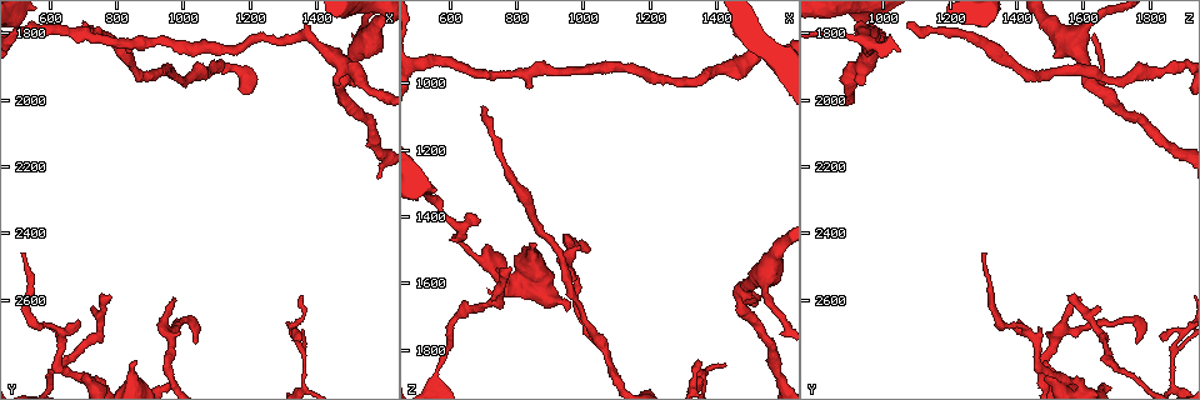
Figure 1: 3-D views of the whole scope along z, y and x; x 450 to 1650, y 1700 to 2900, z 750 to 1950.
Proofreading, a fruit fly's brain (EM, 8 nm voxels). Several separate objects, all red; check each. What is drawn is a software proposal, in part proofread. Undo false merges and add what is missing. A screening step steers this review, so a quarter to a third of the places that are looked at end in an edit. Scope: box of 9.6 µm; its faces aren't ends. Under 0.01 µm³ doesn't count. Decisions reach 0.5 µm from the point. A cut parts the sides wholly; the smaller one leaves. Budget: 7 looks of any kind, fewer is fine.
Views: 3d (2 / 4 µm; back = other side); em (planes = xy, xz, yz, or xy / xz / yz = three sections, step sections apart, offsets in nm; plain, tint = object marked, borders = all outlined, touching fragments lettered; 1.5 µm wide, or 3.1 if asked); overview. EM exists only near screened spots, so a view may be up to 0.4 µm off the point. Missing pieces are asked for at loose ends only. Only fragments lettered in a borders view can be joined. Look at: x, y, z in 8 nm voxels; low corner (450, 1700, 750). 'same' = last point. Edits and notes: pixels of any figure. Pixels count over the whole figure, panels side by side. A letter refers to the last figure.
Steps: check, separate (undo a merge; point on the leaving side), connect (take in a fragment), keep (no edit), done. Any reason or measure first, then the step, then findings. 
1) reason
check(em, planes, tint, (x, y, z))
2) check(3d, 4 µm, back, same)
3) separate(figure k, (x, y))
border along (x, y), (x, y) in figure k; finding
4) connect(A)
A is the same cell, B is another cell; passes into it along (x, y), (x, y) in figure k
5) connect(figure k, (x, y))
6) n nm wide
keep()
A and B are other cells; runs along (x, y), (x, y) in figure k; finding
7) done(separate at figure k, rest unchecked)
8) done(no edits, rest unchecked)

sharp bend
check(em, planes, borders, (690, 2830, 1520))

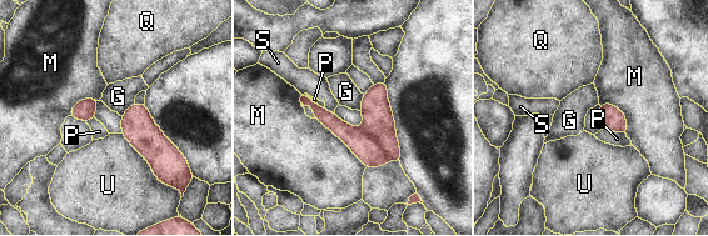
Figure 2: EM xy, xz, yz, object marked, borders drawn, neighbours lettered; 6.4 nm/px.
160 nm wide
keep()
G, M, P, Q, S and U are other cells; border along (363, 94), (358, 110) in figure 2; all the same neuron

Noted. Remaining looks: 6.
free end
check(em, planes, borders, (970, 2590, 1590))

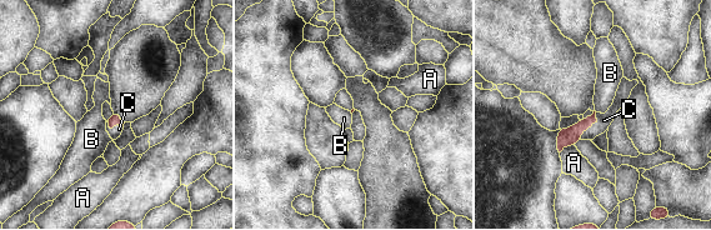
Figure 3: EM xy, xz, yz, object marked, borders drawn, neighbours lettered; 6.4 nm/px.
connect(C)
C is the same cell, A and B are other cells; passes into it along (570, 136), (590, 128), (604, 120) in figure 3; it goes on there

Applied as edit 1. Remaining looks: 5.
redraw
check(overview)

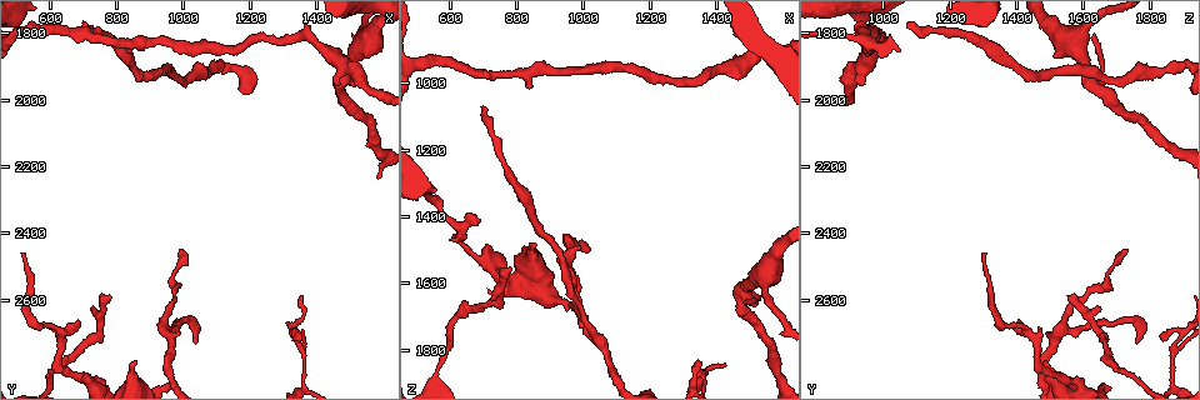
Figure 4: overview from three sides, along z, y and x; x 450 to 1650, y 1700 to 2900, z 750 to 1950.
free end
check(em, planes, plain, (850, 1850, 1010))

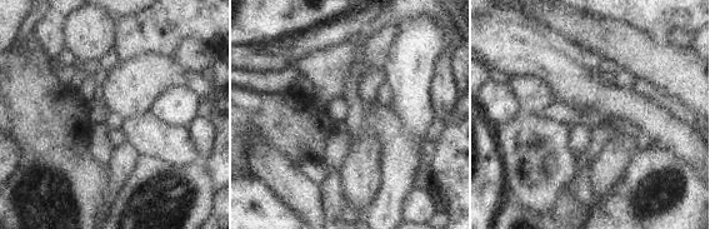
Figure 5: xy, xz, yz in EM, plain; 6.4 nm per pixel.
check(em, planes, borders, same)

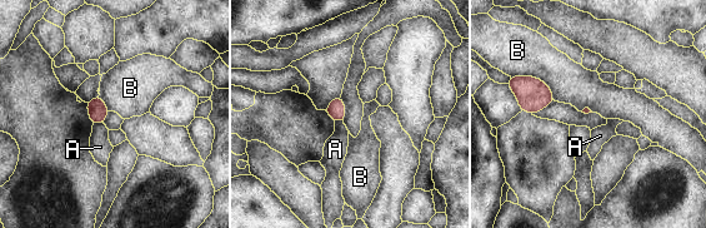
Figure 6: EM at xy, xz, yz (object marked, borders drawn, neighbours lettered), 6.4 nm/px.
keep()
A and B are other cells; border along (514, 74), (537, 77), (556, 100) in figure 6; none of them fits

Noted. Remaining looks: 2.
done(connect at figure 3, rest unchecked)

